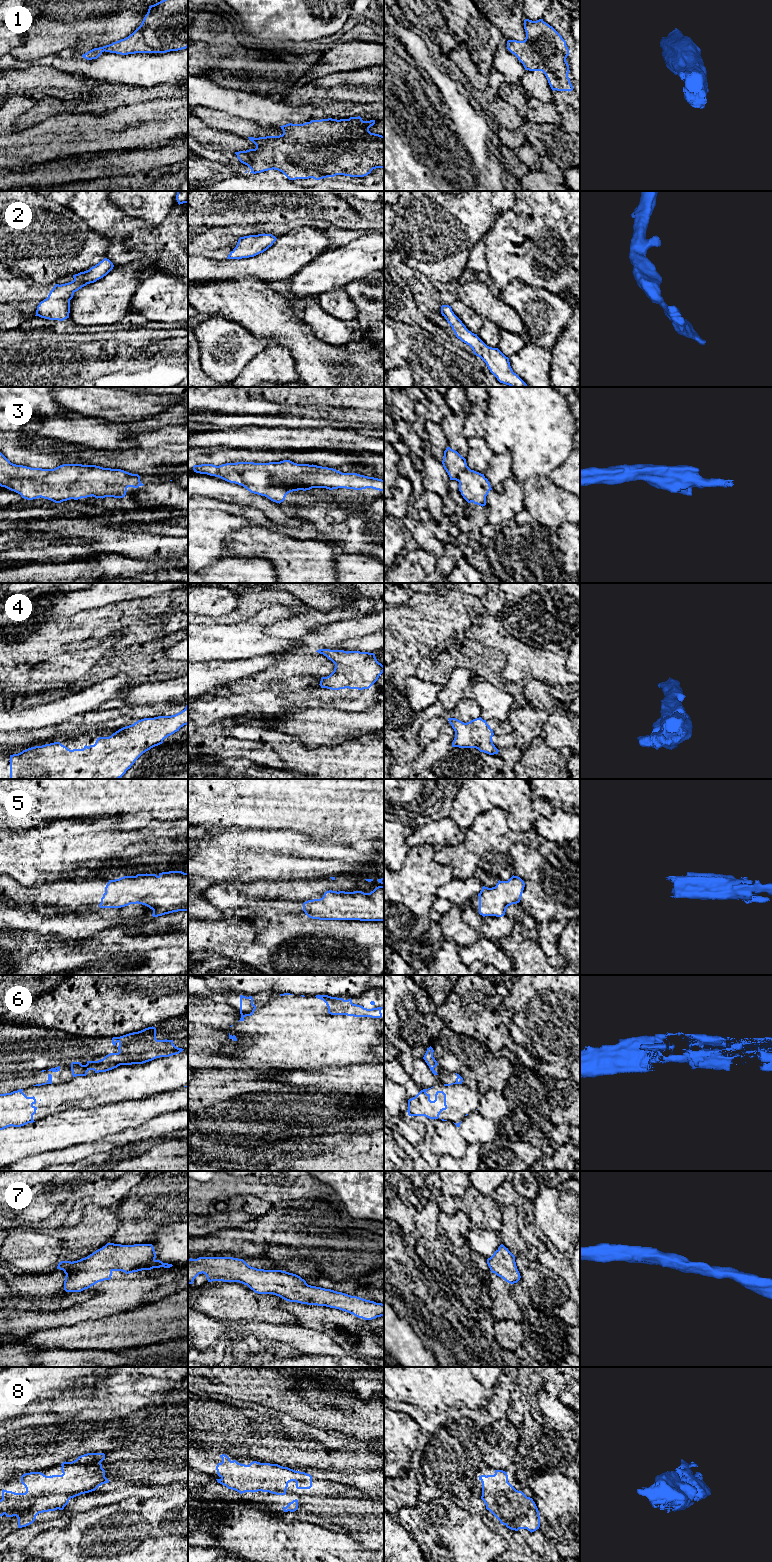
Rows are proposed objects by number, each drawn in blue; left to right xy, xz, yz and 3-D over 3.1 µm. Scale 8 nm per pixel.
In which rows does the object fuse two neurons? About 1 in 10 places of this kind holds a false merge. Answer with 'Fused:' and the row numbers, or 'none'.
Fused: 6

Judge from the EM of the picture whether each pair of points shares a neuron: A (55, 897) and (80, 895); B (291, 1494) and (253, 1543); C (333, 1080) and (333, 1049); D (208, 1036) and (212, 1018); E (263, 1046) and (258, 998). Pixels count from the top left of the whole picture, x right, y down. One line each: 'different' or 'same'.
A: same
B: different
C: different
D: different
E: different

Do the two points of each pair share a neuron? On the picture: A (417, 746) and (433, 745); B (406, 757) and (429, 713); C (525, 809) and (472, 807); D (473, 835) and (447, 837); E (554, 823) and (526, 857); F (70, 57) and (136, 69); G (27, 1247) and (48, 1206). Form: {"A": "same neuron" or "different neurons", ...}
{"A": "different neurons", "B": "same neuron", "C": "same neuron", "D": "different neurons", "E": "different neurons", "F": "same neuron", "G": "different neurons"}

